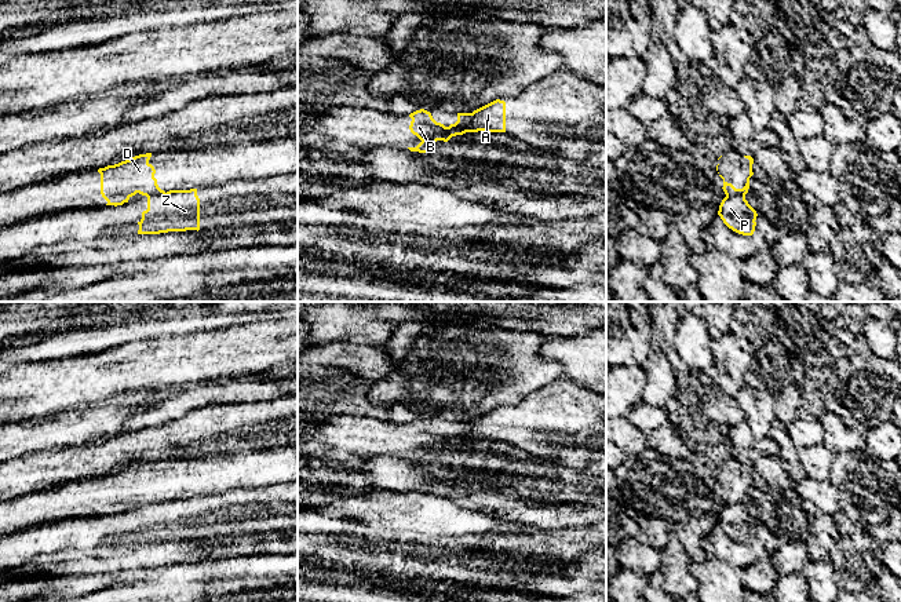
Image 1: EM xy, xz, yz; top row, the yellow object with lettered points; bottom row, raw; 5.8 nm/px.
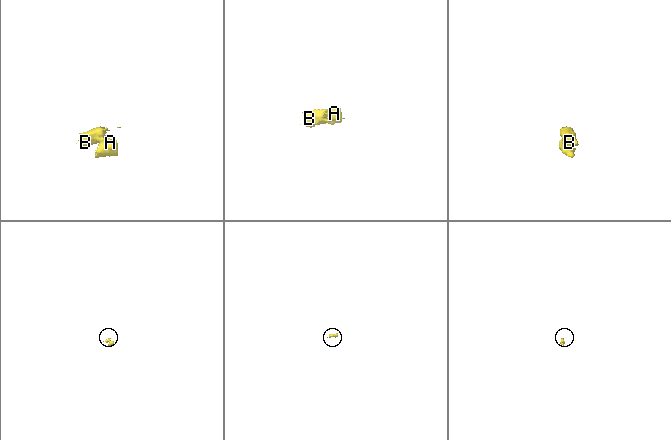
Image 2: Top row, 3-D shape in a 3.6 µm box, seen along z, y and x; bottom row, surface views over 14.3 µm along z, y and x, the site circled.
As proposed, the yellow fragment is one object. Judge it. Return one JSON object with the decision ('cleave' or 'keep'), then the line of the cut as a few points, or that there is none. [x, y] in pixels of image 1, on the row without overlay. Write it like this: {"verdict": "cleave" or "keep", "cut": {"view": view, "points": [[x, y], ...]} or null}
{"verdict": "cleave", "cut": {"view": "xz", "points": [[471, 422], [467, 430], [470, 440]]}}

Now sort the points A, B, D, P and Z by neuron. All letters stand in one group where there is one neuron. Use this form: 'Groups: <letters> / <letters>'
Groups: A P Z / B D

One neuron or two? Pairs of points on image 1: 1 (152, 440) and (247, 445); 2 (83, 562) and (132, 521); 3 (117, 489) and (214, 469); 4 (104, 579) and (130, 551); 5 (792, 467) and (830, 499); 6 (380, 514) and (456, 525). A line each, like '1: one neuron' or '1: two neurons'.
1: two neurons
2: one neuron
3: one neuron
4: two neurons
5: two neurons
6: one neuron

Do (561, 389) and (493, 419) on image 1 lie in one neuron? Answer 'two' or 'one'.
one

